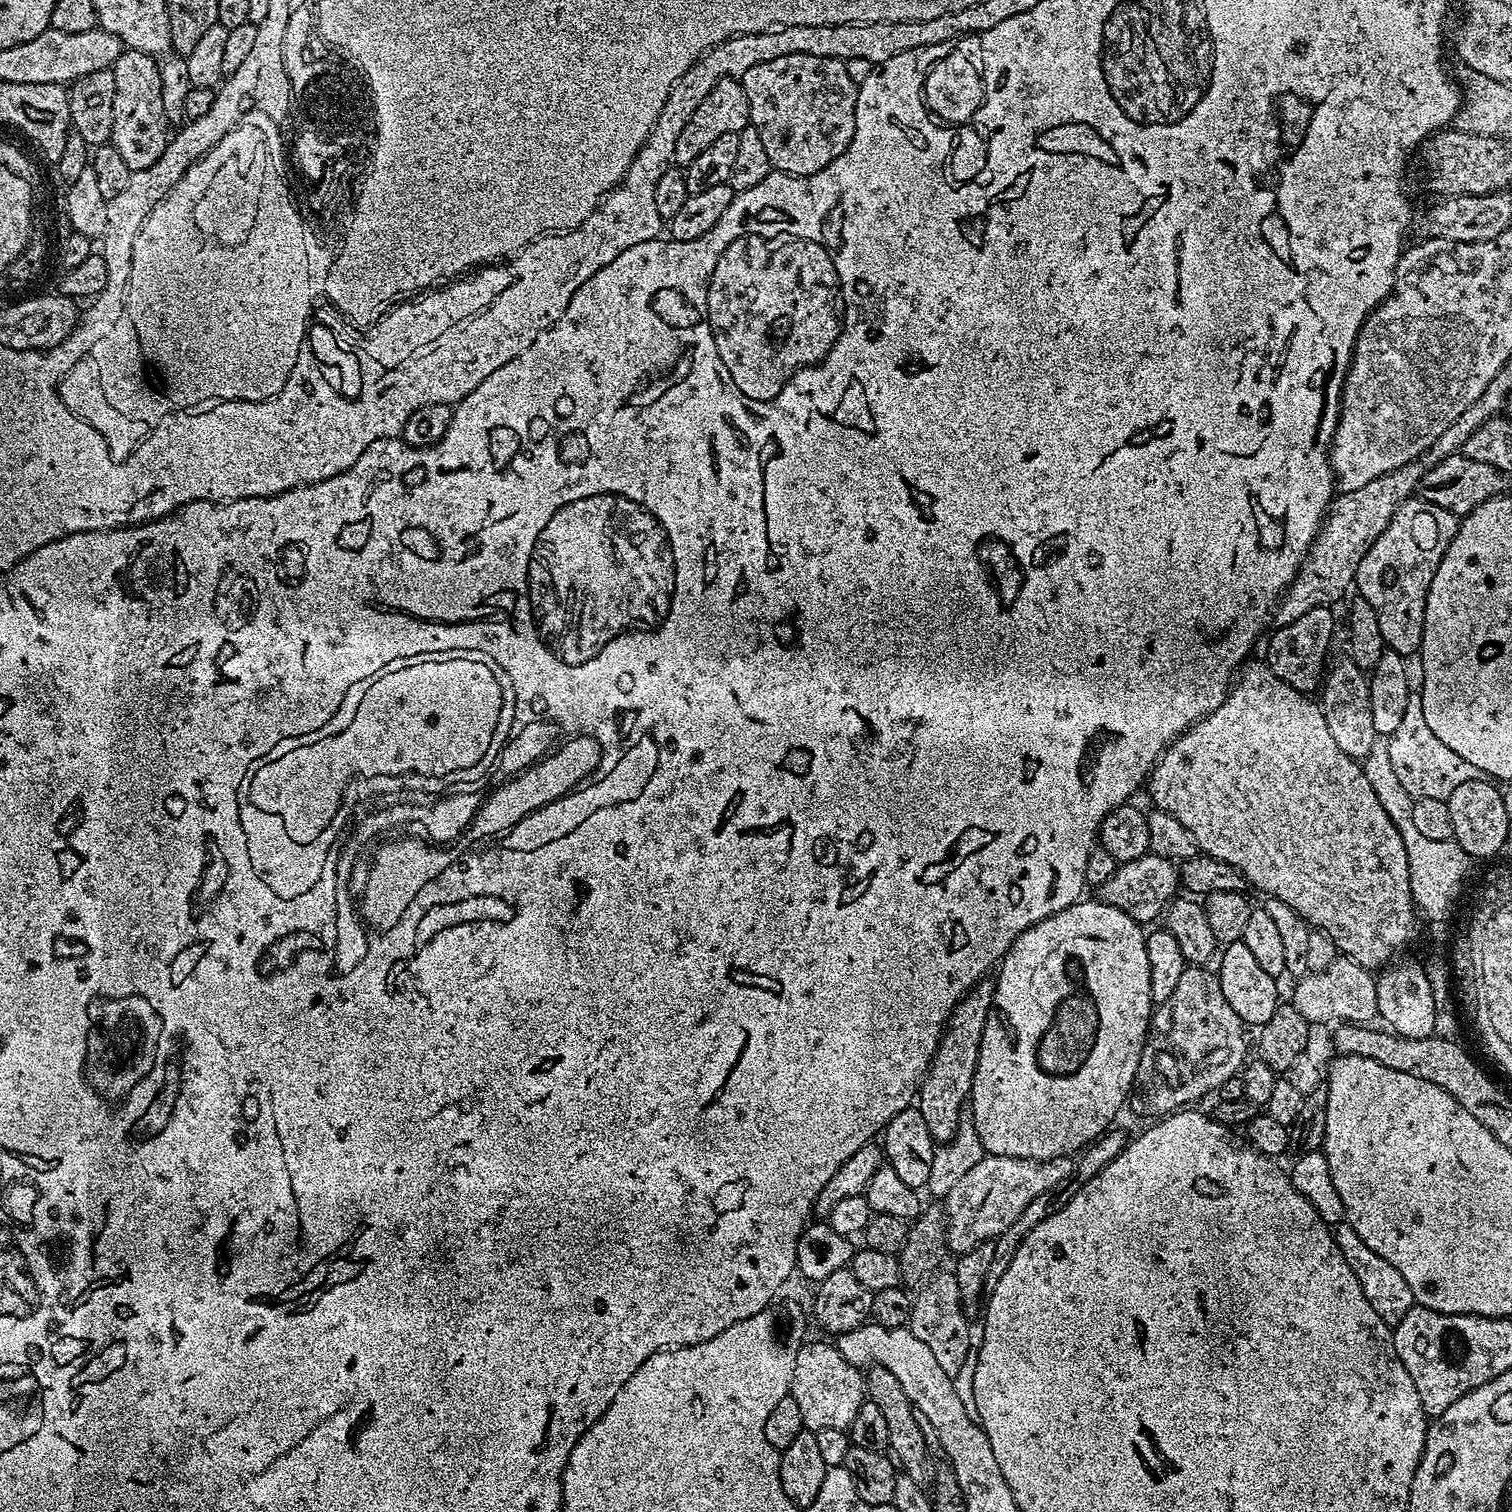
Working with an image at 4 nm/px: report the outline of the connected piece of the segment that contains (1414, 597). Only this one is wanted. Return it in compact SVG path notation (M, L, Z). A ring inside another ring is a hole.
M1409 498L1390 518L1386 530L1378 534L1374 546L1366 550L1356 571L1354 588L1360 591L1359 599L1370 602L1370 610L1378 618L1378 630L1382 630L1385 649L1405 658L1419 653L1430 582L1434 582L1438 562L1442 562L1460 522L1461 517L1442 506L1434 506L1434 502Z

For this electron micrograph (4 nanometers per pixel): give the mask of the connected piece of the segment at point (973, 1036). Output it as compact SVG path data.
M985 978L960 999L940 1038L940 1045L932 1055L930 1066L918 1085L918 1107L922 1118L926 1118L926 1126L930 1126L932 1139L937 1142L947 1141L961 1131L960 1107L969 1103L972 1094L978 1050L982 1046L982 1030L986 1030L986 1018L992 1012L992 996L995 993L995 983Z

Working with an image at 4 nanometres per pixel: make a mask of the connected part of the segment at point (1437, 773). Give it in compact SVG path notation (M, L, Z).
M1418 694L1410 696L1398 730L1394 730L1392 735L1387 737L1386 743L1394 774L1398 774L1398 782L1402 782L1402 786L1414 798L1421 796L1448 801L1450 794L1454 794L1454 790L1458 790L1462 782L1481 779L1482 773L1478 766L1470 766L1466 758L1454 754L1450 746L1438 742L1436 735L1430 734L1426 714L1422 714L1422 698Z

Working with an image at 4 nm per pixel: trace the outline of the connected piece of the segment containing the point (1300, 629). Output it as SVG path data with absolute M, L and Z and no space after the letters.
M1331 607L1309 610L1294 622L1279 625L1275 629L1277 632L1268 640L1268 669L1278 674L1282 682L1294 686L1294 690L1312 694L1321 687L1326 661L1329 659L1328 647L1331 646L1332 635L1336 632L1336 616L1332 612L1335 611Z

